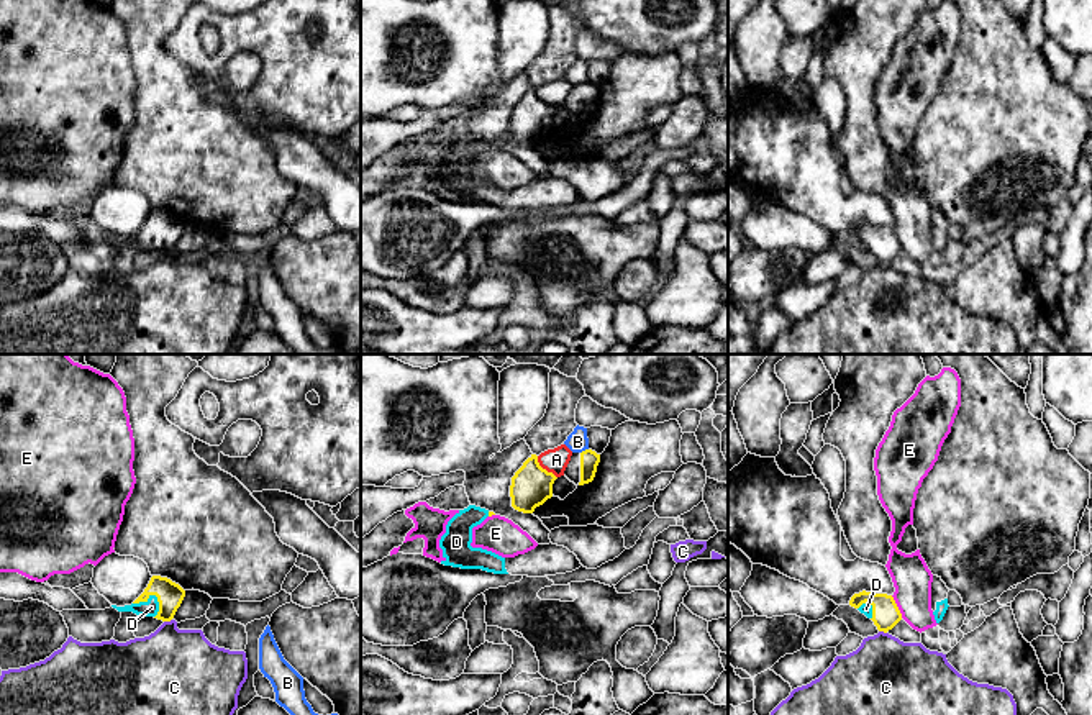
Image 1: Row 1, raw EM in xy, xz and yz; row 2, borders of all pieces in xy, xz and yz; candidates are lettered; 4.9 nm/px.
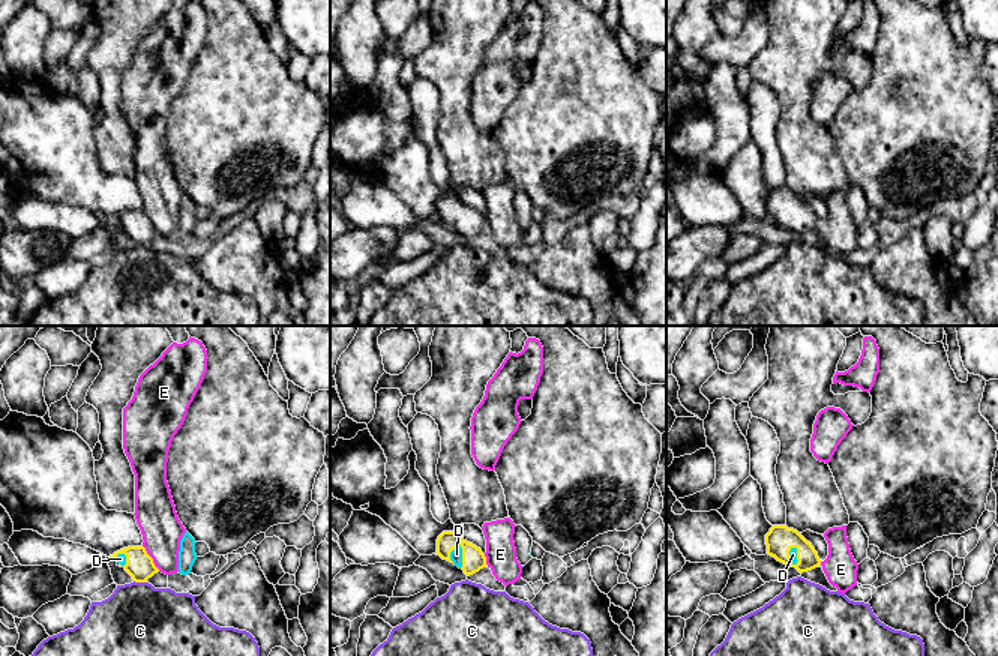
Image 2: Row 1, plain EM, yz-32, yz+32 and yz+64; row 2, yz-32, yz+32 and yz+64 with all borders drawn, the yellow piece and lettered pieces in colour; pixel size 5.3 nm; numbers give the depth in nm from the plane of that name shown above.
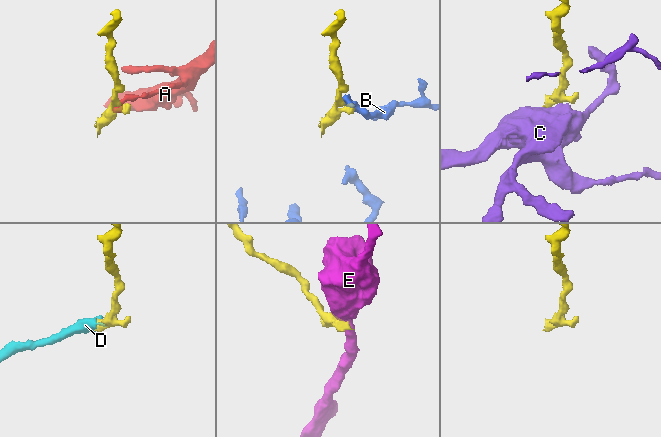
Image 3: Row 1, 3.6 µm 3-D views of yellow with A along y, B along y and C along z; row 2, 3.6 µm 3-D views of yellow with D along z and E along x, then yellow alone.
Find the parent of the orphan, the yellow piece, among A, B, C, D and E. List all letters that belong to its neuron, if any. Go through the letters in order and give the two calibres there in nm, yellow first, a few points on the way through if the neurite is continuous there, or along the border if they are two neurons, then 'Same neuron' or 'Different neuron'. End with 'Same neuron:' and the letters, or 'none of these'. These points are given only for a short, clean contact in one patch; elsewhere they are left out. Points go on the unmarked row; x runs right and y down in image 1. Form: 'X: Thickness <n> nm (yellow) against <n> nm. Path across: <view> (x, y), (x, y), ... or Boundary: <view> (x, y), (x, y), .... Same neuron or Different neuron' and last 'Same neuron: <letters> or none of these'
A: Thickness 200 nm (yellow) against 120 nm. Boundary: xz (536, 89), (536, 94), (556, 110). Different neuron
B: Thickness 100 nm (yellow) against 110 nm. Boundary: xz (587, 81), (581, 86). Different neuron
C: Thickness 130 nm (yellow) against 420 nm. Boundary: xy (171, 251), (164, 255). Different neuron
D: Thickness 130 nm (yellow) against 80 nm. Path across: xy (169, 227), (151, 227), (151, 240). Same neuron
E: Thickness 140 nm (yellow) against 190 nm. Boundary: yz (891, 228), (902, 250). Different neuron
Same neuron: D

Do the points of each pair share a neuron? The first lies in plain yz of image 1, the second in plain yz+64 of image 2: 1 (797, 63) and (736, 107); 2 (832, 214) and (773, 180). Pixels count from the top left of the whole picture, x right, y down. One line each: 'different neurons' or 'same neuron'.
1: same neuron
2: different neurons

